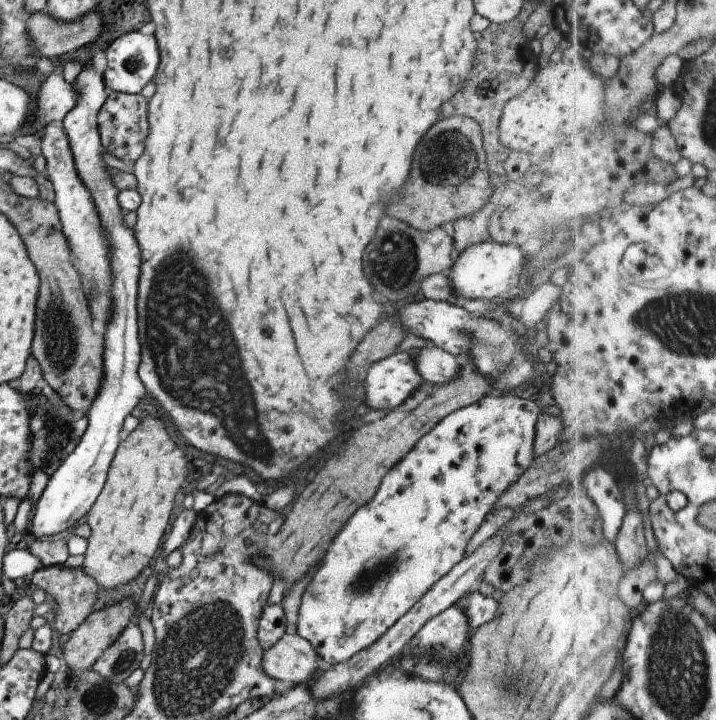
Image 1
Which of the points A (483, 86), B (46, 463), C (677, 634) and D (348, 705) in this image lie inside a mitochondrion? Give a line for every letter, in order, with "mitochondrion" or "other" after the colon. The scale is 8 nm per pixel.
A: mitochondrion
B: other
C: mitochondrion
D: other

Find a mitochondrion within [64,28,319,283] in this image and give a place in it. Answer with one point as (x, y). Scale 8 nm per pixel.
(132, 65)

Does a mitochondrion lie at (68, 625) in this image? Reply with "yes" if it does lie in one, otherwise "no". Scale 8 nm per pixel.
no

